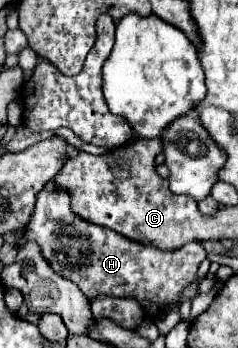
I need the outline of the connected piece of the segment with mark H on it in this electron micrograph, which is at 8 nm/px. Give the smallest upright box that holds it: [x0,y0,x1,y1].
[26,185,206,315]

